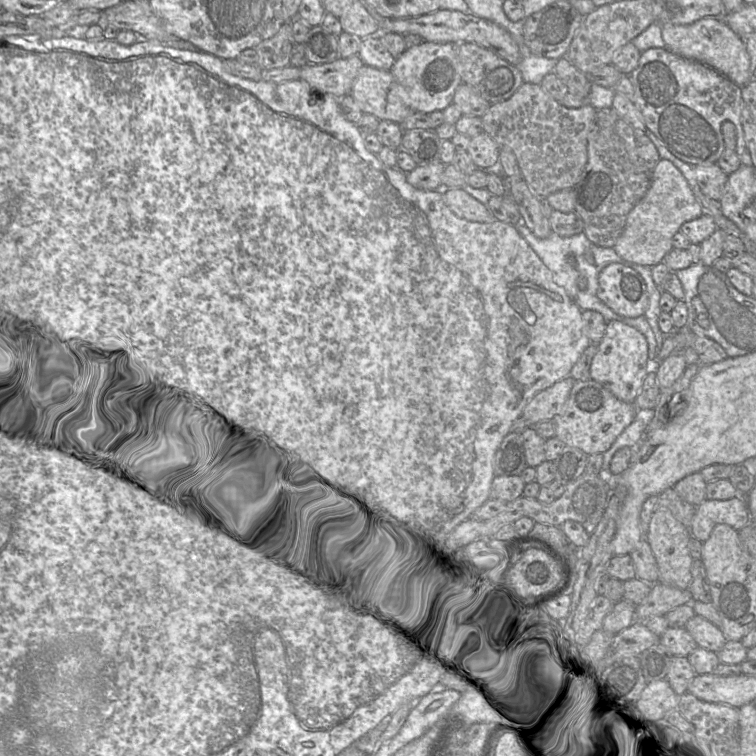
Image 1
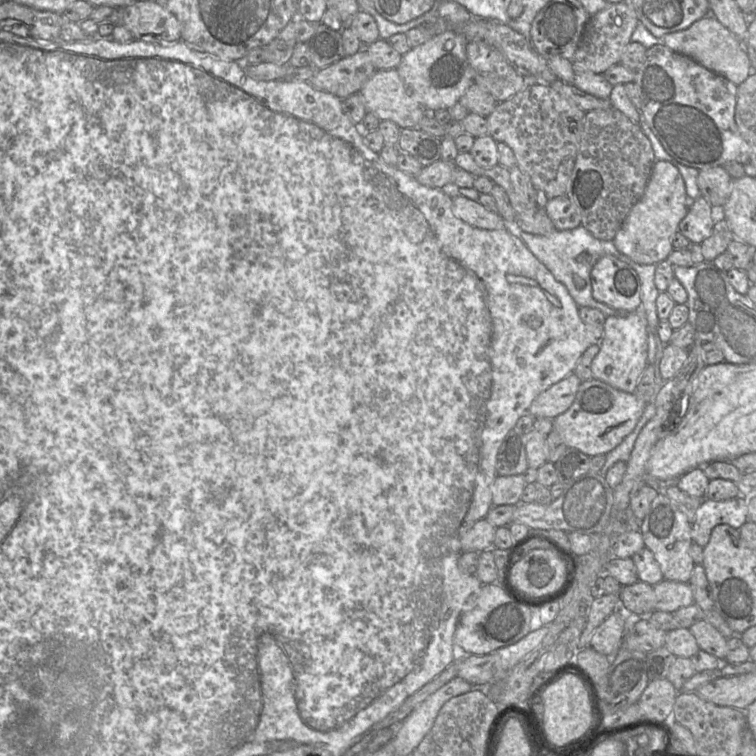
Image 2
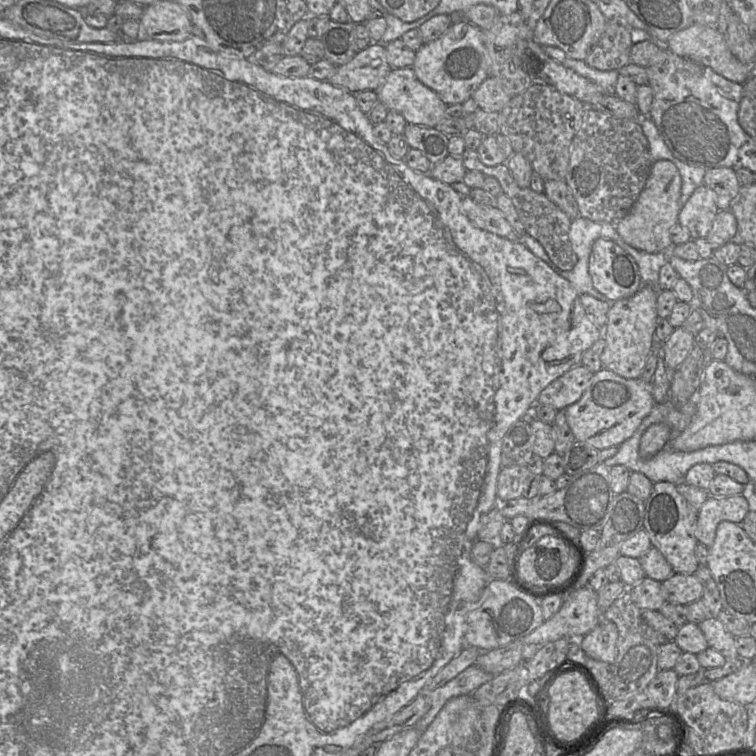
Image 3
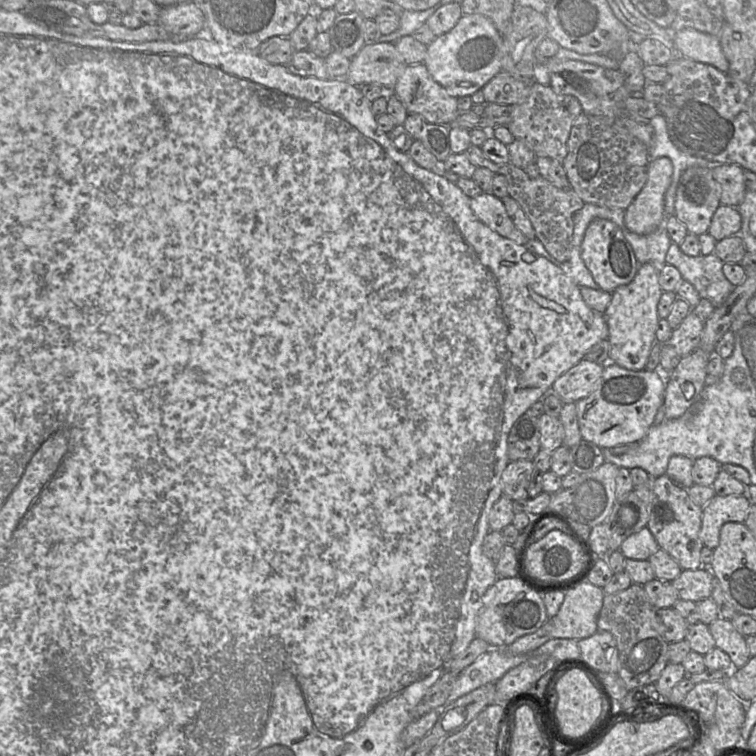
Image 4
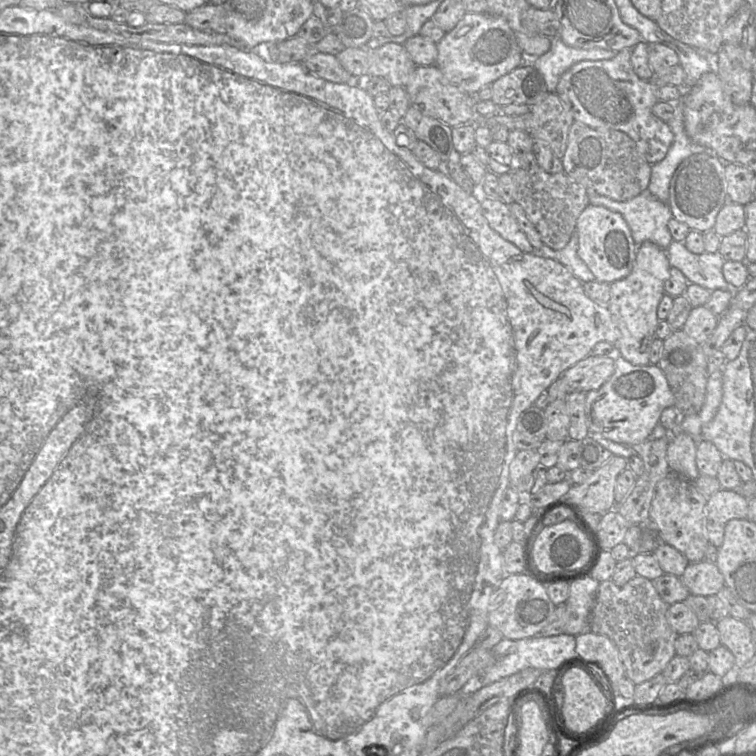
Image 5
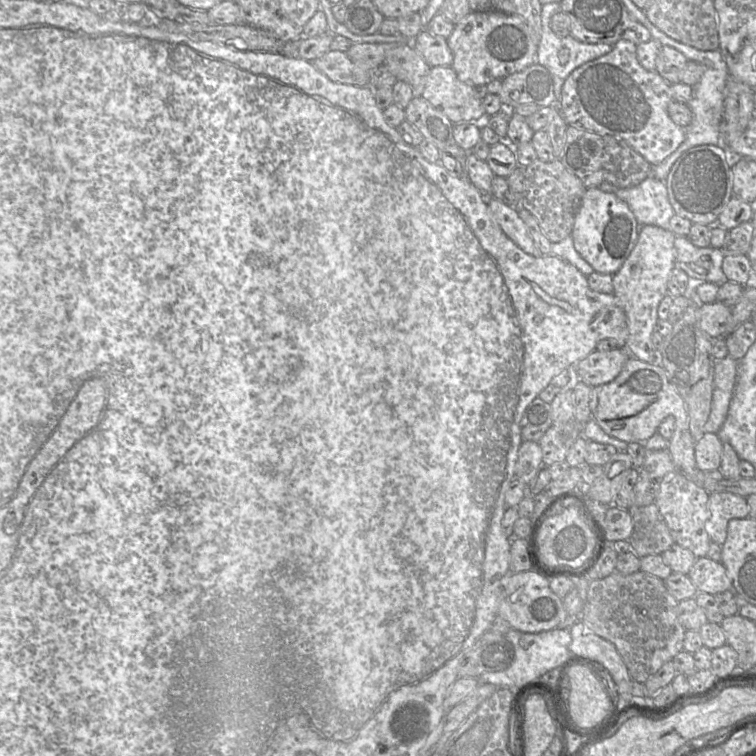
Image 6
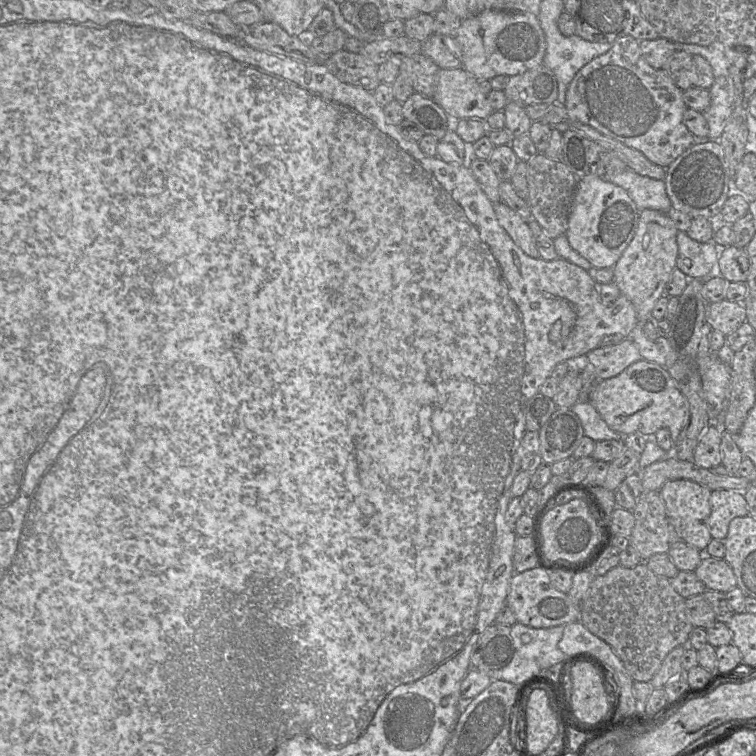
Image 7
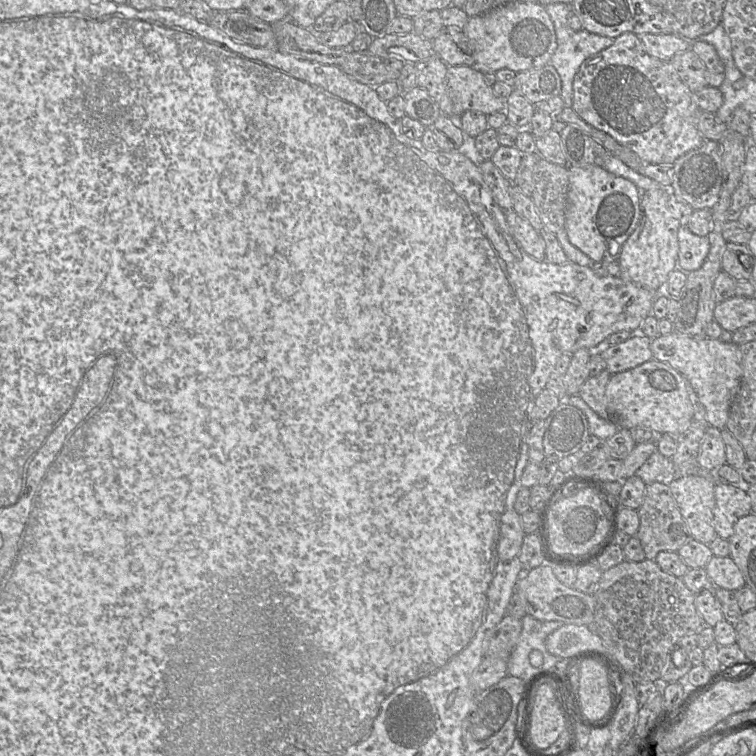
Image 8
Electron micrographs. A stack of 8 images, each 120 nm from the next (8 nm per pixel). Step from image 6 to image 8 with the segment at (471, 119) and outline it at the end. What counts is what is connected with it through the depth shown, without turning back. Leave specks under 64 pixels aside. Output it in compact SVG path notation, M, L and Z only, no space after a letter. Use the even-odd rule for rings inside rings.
M448 66L447 81L456 109L476 111L486 116L505 112L506 100L494 95L485 82L485 73L471 66Z

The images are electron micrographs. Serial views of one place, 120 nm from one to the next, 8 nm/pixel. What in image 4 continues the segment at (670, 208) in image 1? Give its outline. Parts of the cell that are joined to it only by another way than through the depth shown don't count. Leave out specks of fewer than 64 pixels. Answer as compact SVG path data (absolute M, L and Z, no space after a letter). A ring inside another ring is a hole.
M669 158L650 161L644 187L625 210L624 224L629 231L646 235L664 223L664 196L672 174L673 165Z

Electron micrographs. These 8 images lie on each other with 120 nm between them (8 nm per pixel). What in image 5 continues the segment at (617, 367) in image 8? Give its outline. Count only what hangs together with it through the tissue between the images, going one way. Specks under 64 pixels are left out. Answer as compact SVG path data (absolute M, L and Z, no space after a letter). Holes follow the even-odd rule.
M589 355L567 369L562 378L572 392L589 392L599 389L613 375L615 370L614 355Z

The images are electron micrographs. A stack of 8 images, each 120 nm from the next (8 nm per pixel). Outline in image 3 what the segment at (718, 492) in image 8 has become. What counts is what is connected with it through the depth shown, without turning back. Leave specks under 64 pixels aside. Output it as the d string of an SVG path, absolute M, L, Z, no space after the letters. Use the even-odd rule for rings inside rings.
M743 495L709 496L697 513L696 538L699 544L710 548L722 521L741 524L749 511L749 503Z

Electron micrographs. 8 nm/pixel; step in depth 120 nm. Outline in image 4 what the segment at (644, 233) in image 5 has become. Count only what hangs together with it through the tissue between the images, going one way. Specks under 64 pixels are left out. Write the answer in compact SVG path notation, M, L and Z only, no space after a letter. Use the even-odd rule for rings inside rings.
M661 223L653 232L640 235L621 230L625 239L629 242L639 264L652 263L661 268L665 263L667 251L672 243L664 223Z

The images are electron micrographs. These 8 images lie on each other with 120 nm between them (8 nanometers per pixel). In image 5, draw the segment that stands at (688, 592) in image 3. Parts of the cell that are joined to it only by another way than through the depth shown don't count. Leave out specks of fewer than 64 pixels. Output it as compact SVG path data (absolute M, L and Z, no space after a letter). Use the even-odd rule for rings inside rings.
M706 560L689 563L680 579L692 595L717 595L725 587L724 577L717 565Z

